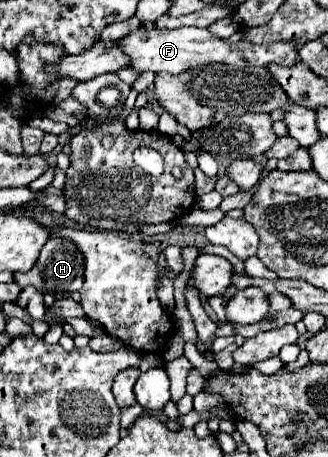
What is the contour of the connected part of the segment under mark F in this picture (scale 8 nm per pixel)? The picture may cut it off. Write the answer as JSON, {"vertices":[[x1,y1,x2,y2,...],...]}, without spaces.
{"vertices":[[179,28,179,30,135,30,121,40,115,42,121,52,129,58,129,68,137,72,169,72,179,74,183,70,189,70,197,64,209,64,209,62,225,62,225,64,251,64,251,66,265,66,269,62,291,66,299,62,299,56,295,48,289,46,289,42,273,42,267,46,255,46,251,42,223,42,221,38,213,36,205,28]]}

